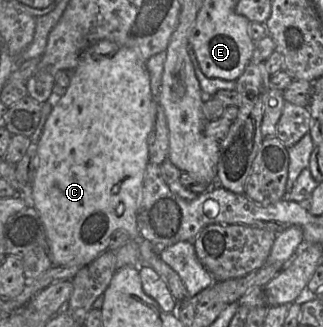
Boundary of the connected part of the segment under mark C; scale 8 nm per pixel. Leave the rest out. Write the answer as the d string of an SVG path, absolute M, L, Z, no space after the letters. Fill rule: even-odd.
M101 40L87 48L73 70L65 94L52 107L35 145L32 205L43 222L52 264L83 268L108 250L110 239L117 230L124 230L139 246L141 266L152 268L166 283L173 298L181 302L190 298L181 278L161 259L160 252L140 234L137 226L157 102L151 93L146 62L133 49L109 40Z

